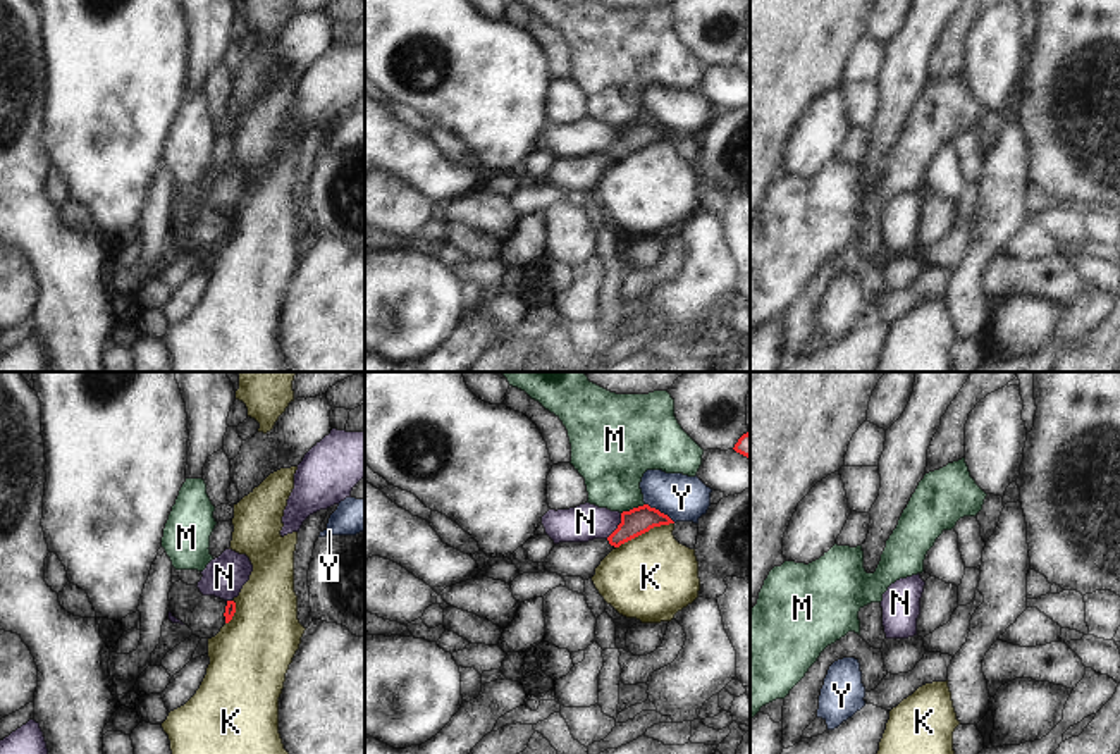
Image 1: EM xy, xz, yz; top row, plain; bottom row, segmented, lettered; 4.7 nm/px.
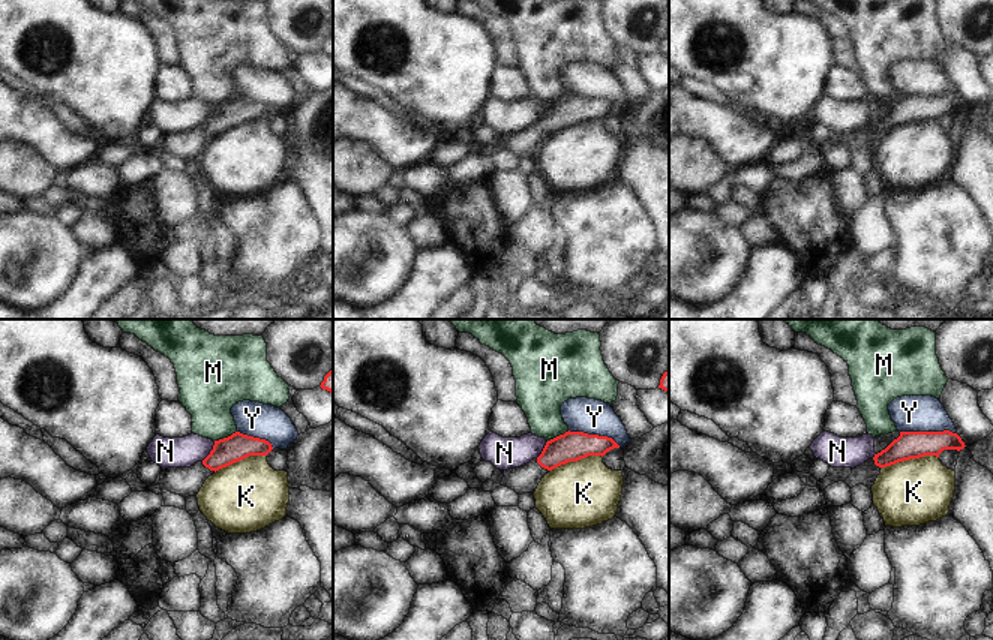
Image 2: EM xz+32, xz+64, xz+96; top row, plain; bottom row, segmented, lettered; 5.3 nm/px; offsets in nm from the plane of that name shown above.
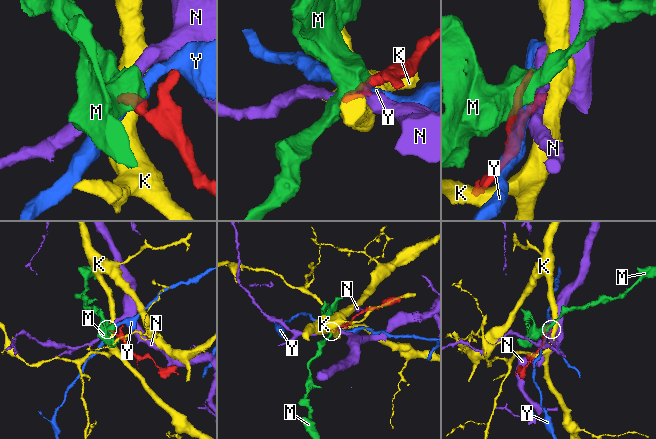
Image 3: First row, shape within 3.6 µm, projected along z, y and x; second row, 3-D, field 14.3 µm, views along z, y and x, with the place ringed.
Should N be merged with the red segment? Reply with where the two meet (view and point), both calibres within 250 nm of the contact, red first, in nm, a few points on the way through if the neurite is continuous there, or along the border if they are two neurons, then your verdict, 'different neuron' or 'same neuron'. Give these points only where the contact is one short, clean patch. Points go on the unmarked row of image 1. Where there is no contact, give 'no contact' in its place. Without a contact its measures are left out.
xz (618, 140) | 130/170 nm | along xz (621, 128), (621, 136), (606, 152) | different neuron

